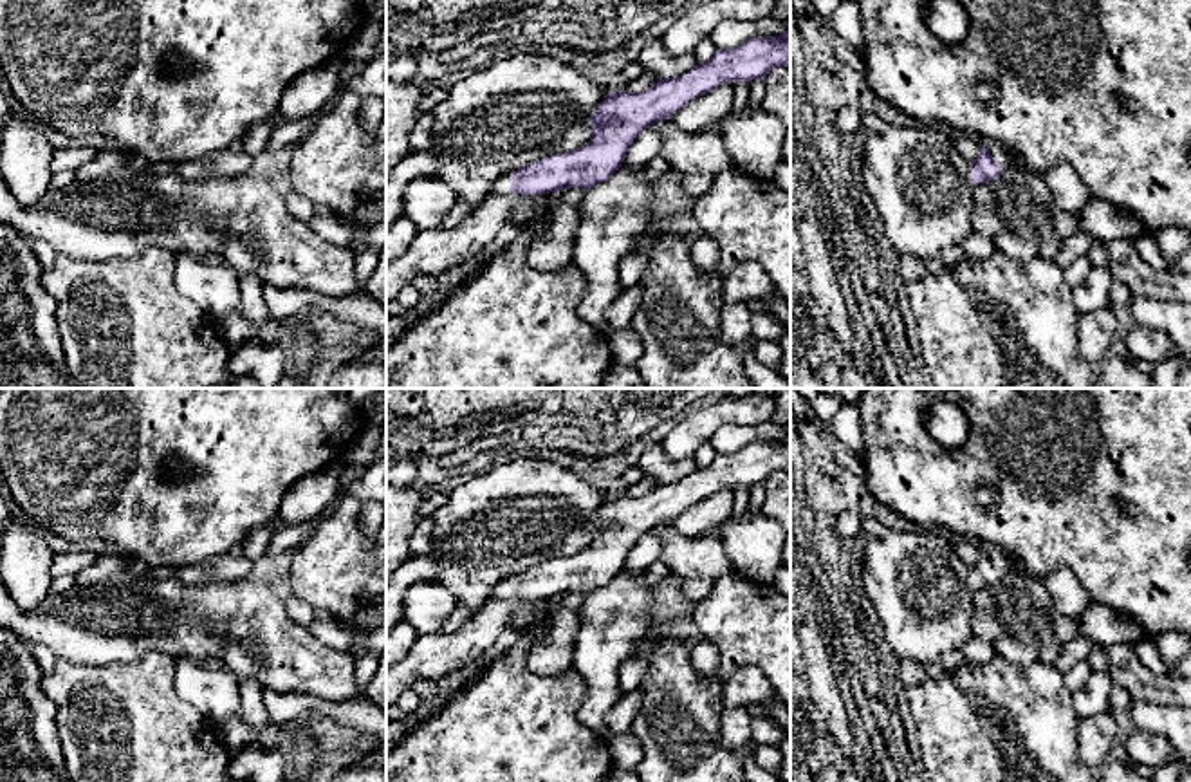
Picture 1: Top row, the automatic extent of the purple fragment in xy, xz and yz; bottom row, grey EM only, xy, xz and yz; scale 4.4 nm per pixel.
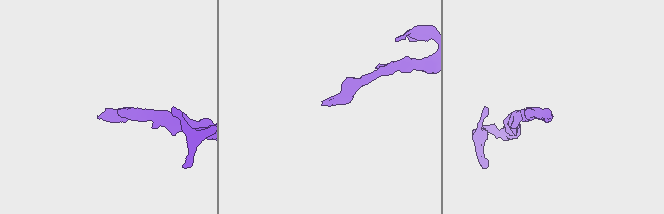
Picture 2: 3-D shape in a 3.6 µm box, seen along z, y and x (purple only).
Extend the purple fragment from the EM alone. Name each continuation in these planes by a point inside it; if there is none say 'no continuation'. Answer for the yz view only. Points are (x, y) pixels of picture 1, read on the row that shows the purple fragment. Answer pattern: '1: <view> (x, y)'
1: yz (993, 147)

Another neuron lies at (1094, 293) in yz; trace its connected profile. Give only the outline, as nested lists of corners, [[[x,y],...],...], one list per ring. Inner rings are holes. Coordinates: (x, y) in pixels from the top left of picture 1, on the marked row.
[[[1094,267],[1085,282],[1072,289],[1072,302],[1079,314],[1110,307],[1112,275],[1106,267]]]

